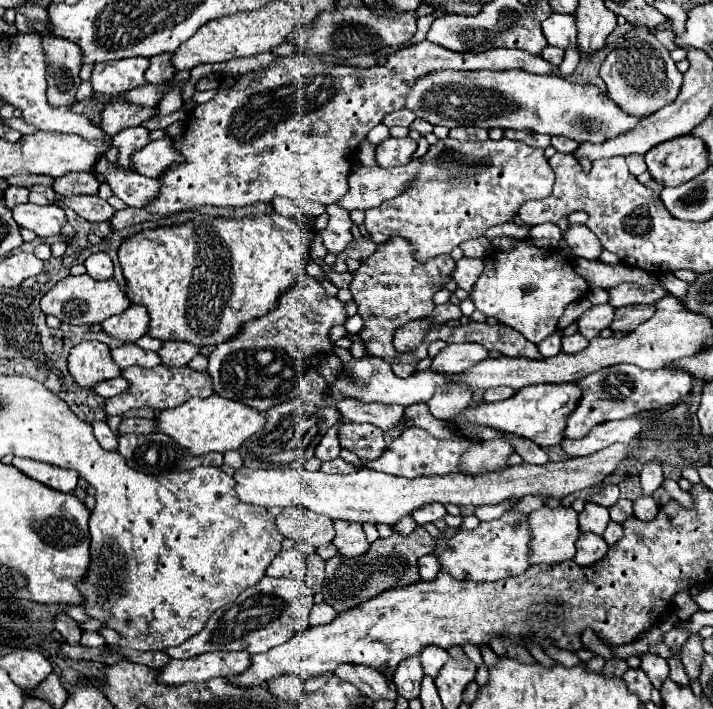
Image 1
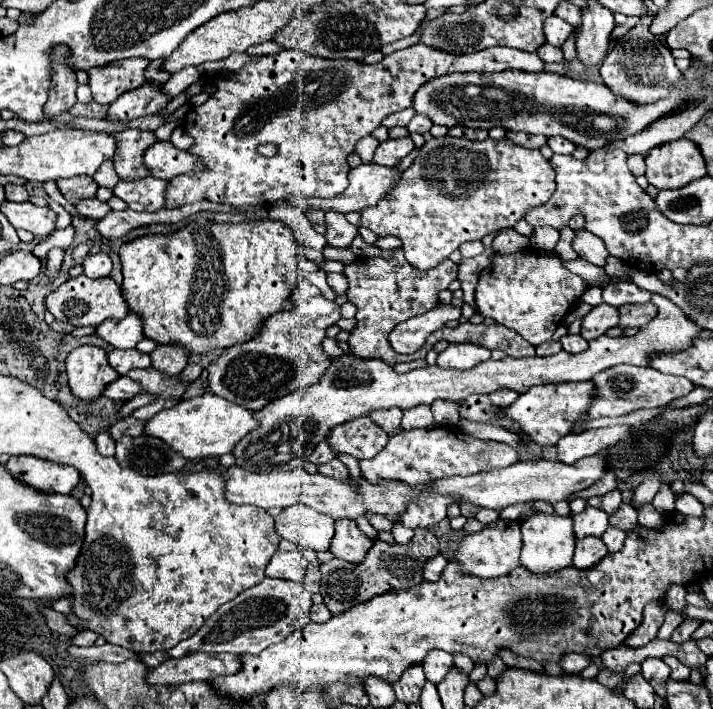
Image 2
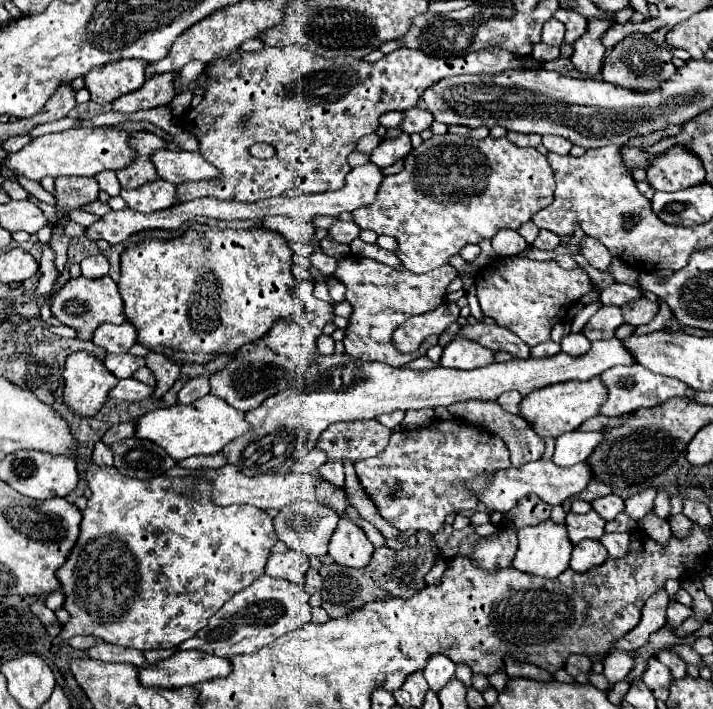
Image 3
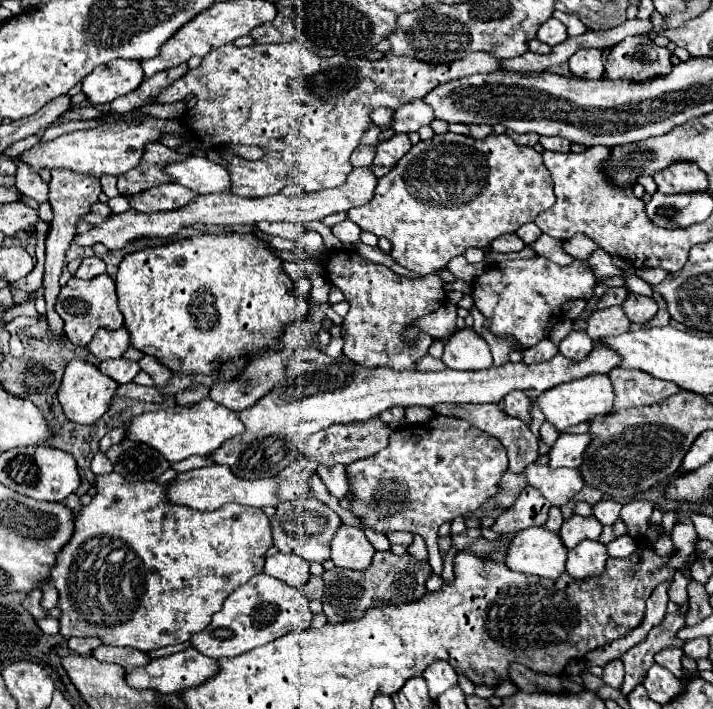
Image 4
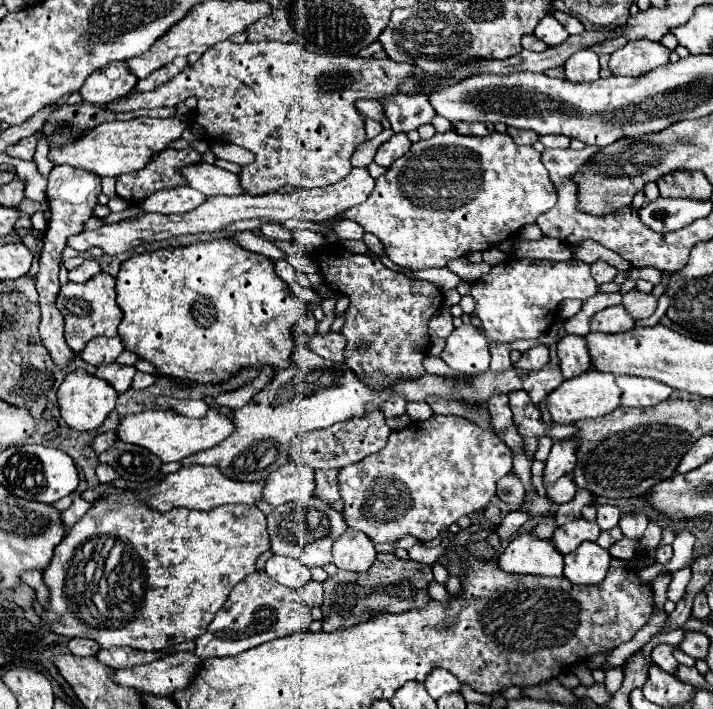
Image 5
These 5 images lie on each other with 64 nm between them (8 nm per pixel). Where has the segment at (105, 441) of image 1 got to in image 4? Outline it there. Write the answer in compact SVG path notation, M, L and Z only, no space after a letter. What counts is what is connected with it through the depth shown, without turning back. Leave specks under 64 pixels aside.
M98 450L96 456L92 458L92 472L94 474L108 474L108 472L112 472L110 460L108 460L108 456L102 450Z

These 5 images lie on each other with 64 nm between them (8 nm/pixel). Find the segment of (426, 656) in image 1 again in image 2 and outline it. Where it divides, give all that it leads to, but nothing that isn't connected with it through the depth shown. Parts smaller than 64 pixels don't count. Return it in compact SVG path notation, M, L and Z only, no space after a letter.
M432 650L432 652L426 654L422 668L424 668L424 672L426 672L426 678L428 678L432 684L438 684L438 682L446 676L446 672L448 672L448 668L450 668L452 664L454 664L452 654L440 652L440 650Z

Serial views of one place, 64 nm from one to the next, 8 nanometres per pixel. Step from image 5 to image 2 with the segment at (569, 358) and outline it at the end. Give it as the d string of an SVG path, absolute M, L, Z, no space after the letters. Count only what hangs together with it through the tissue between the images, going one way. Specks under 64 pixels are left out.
M566 334L560 342L562 342L564 350L566 350L566 352L570 352L570 354L578 354L578 352L582 352L582 350L586 350L586 348L588 348L588 342L586 342L580 334L576 334L576 336Z

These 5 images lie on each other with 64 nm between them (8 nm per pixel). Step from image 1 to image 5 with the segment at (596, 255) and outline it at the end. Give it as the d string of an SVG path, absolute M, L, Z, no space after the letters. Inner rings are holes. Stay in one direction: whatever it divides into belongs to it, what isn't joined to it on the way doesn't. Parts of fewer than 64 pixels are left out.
M596 260L592 264L592 276L596 280L596 284L604 284L604 282L612 282L618 276L618 270L610 264L606 264L604 260ZM632 268L627 275L628 279L637 280L642 279L651 282L654 286L659 284L662 279L662 272L656 268Z

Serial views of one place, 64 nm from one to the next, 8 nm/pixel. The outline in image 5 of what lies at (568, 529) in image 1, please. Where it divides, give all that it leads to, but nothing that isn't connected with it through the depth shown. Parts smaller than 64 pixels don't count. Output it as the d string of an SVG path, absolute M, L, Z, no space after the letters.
M532 532L514 538L498 560L500 568L510 574L562 576L564 556L556 552L550 538L538 538Z

